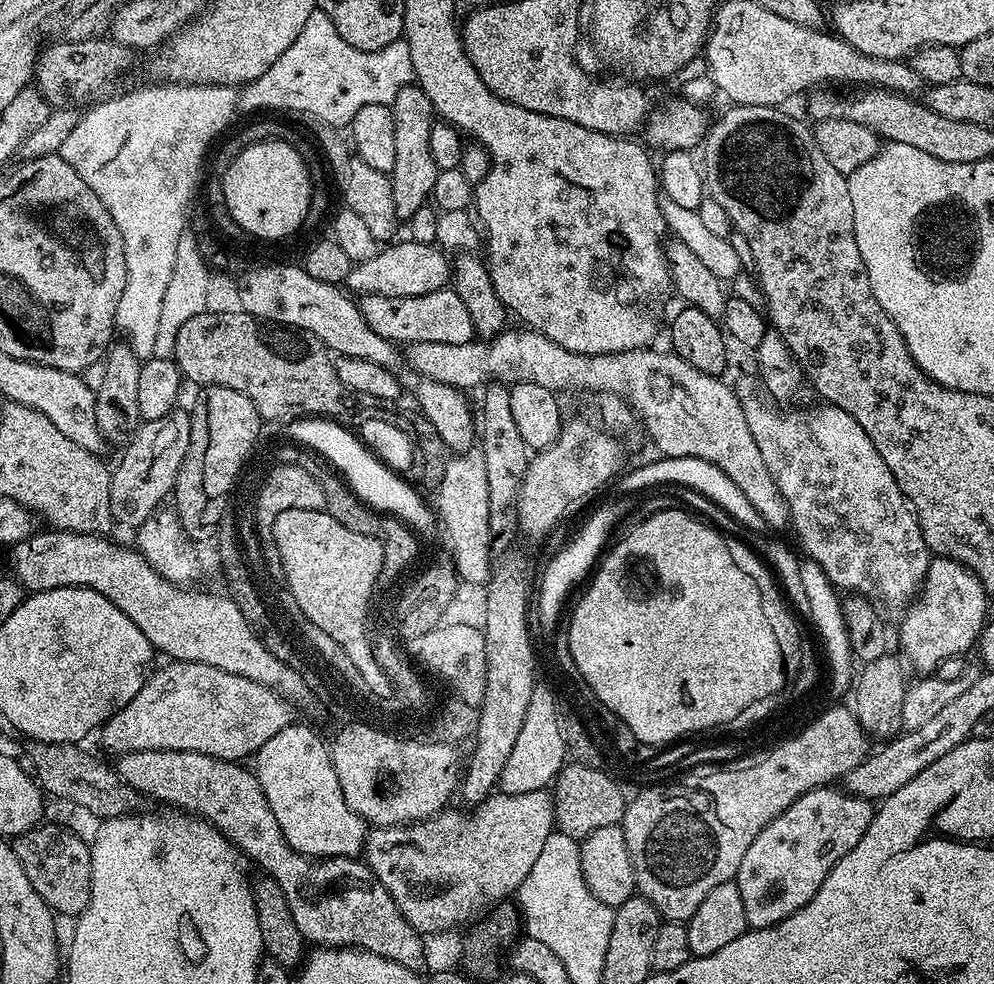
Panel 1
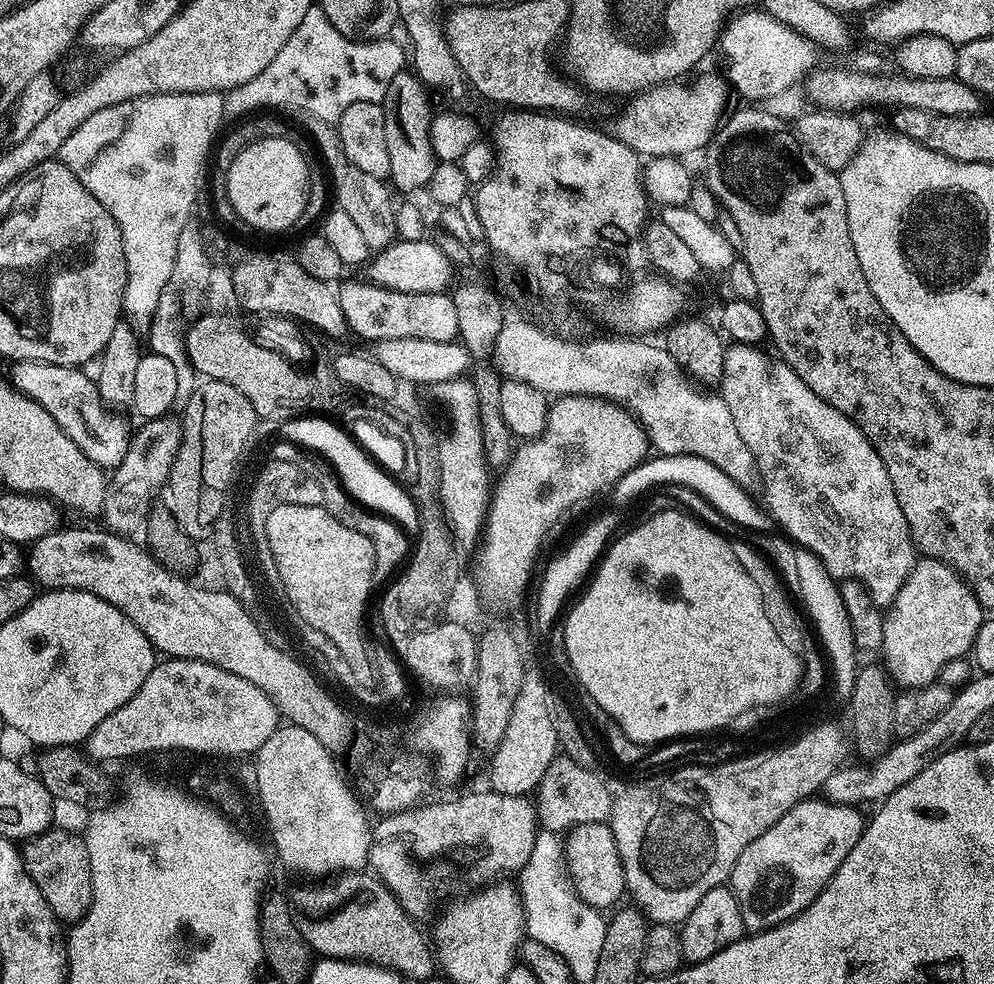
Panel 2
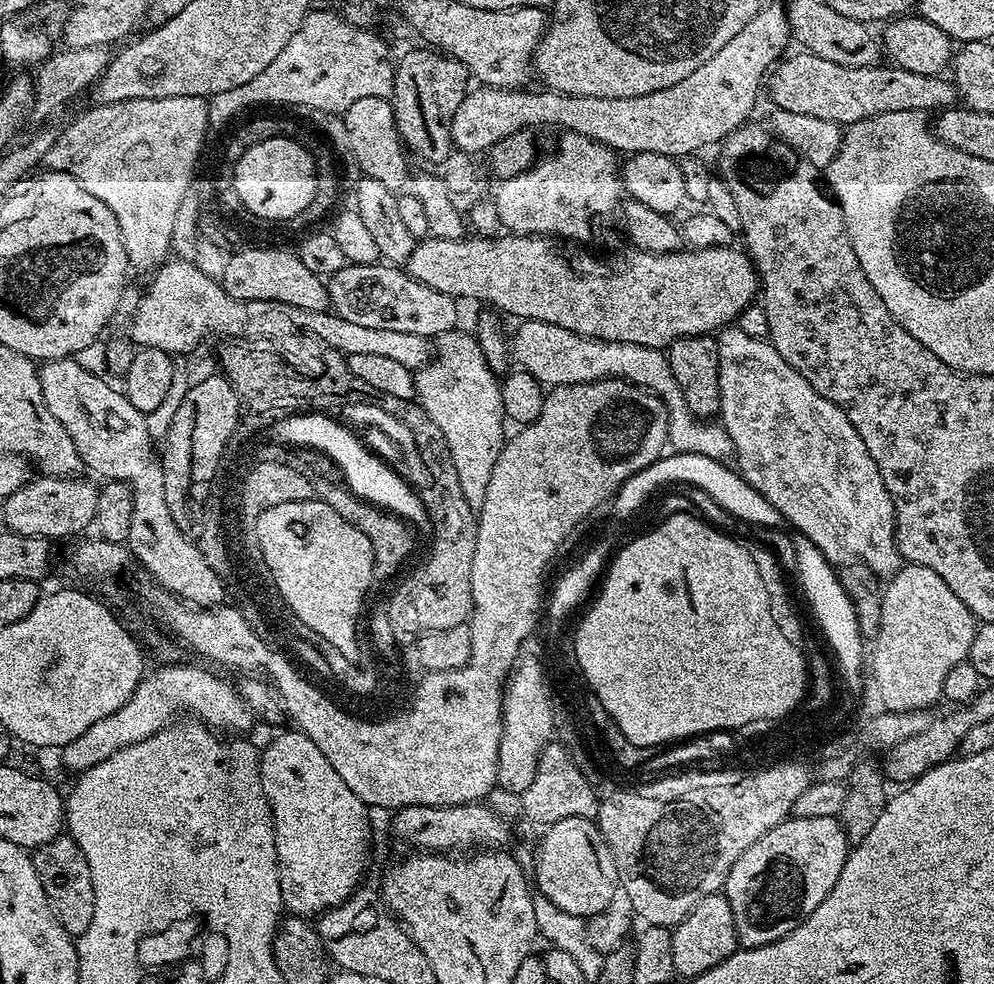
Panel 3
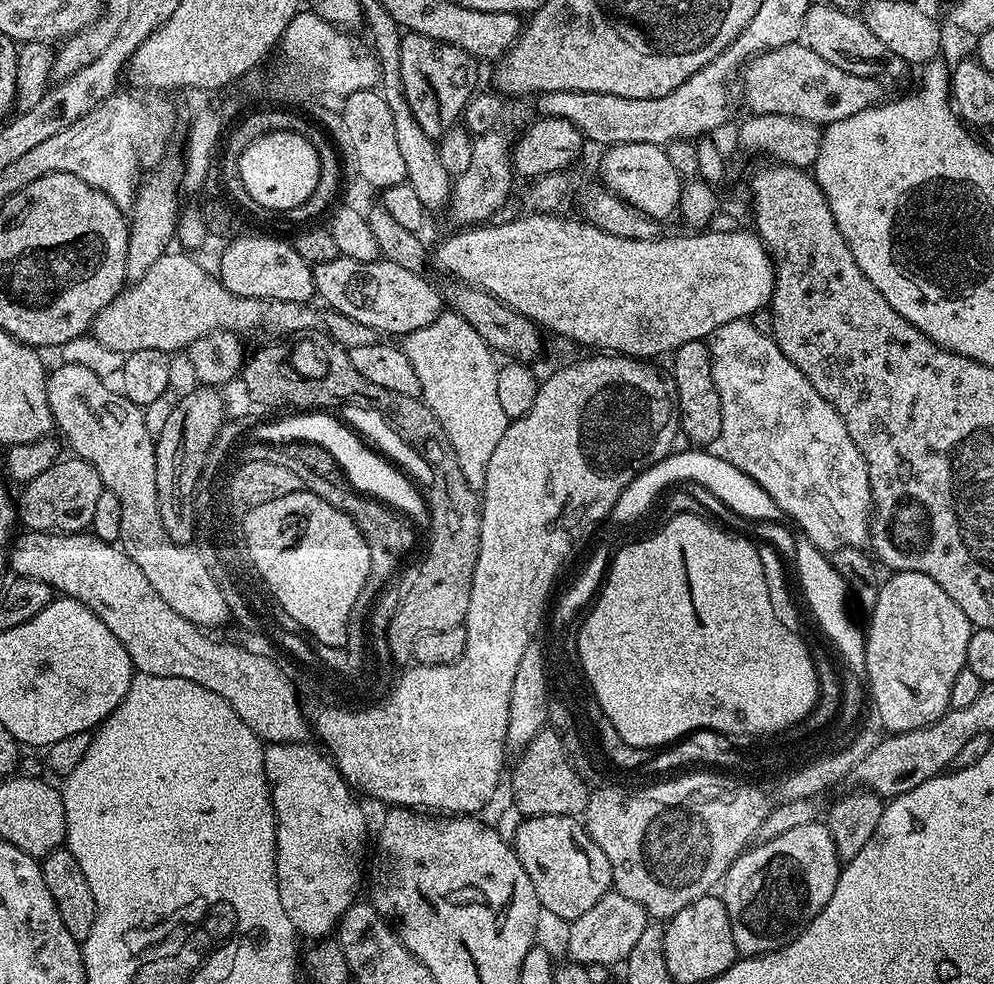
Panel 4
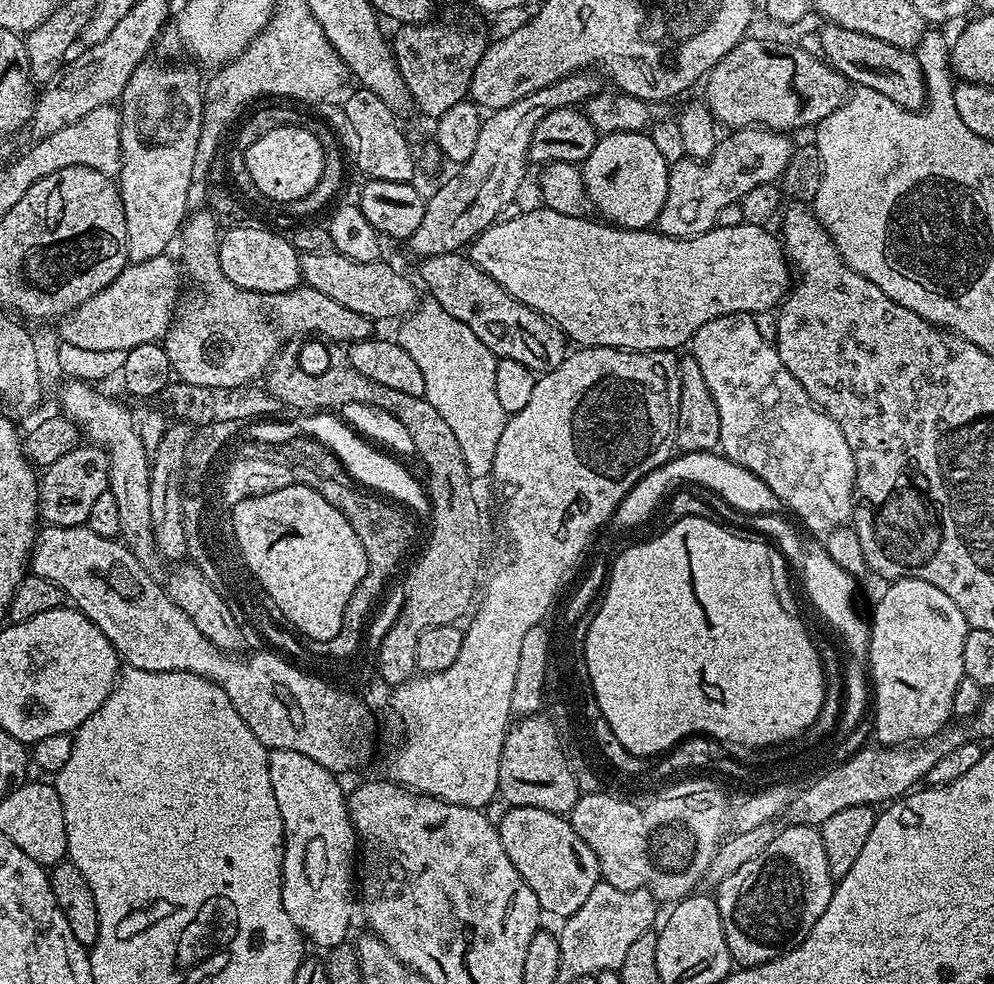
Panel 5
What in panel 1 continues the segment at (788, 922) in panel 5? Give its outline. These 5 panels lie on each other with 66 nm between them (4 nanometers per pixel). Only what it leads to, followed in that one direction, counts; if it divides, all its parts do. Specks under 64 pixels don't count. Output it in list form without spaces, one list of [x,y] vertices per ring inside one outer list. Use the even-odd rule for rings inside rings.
[[[835,787],[815,788],[798,798],[778,818],[774,818],[750,842],[742,866],[734,883],[742,894],[742,907],[746,910],[748,928],[773,928],[778,922],[794,914],[814,894],[818,886],[826,882],[826,874],[866,834],[872,821],[874,804],[871,799],[849,795],[844,790],[835,792]]]

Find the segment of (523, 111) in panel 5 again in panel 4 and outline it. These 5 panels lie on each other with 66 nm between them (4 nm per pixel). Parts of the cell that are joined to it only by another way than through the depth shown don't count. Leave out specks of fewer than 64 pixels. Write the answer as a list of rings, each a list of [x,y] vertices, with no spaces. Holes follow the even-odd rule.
[[[495,130],[477,135],[470,150],[470,166],[451,185],[450,211],[456,226],[480,226],[491,221],[492,216],[508,200],[512,192],[512,149],[513,141],[508,140],[503,130]]]

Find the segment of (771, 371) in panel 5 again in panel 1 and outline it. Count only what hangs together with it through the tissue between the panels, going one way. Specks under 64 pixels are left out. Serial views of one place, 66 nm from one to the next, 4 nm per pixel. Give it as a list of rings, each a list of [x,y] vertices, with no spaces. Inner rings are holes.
[[[752,380],[742,381],[740,385],[735,385],[734,391],[744,411],[746,426],[750,426],[750,434],[754,434],[754,442],[758,444],[758,451],[762,454],[762,462],[766,464],[766,470],[770,472],[770,478],[778,486],[780,496],[784,499],[784,505],[788,508],[790,528],[796,531],[801,546],[808,551],[806,552],[807,555],[816,560],[818,566],[825,572],[826,578],[837,589],[848,588],[844,590],[862,595],[871,600],[873,605],[884,610],[900,607],[900,609],[903,609],[917,595],[918,589],[923,585],[930,553],[926,542],[922,538],[920,523],[916,521],[916,513],[912,511],[908,501],[904,499],[894,474],[890,474],[890,466],[886,466],[886,462],[882,462],[882,454],[878,454],[878,450],[874,450],[874,442],[870,442],[870,434],[866,434],[866,430],[862,430],[862,426],[858,426],[858,422],[854,422],[854,418],[850,418],[850,414],[846,414],[846,410],[841,408],[820,406],[824,408],[812,408],[808,413],[783,412],[782,409],[768,404],[769,397],[762,394],[756,380],[755,382]]]

